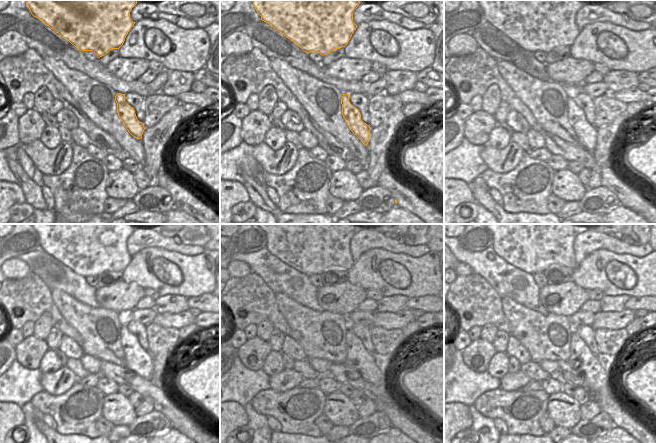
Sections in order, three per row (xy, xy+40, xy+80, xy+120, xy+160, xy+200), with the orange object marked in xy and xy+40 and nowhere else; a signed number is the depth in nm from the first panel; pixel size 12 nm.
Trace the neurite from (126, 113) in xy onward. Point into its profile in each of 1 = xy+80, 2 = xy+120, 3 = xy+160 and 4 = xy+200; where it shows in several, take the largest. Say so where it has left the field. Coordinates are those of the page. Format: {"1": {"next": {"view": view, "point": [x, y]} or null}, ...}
{"1": {"next": {"view": "xy+80", "point": [587, 134]}}, "2": {"next": {"view": "xy+120", "point": [138, 360]}}, "3": {"next": {"view": "xy+160", "point": [358, 358]}}, "4": {"next": {"view": "xy+200", "point": [581, 360]}}}

